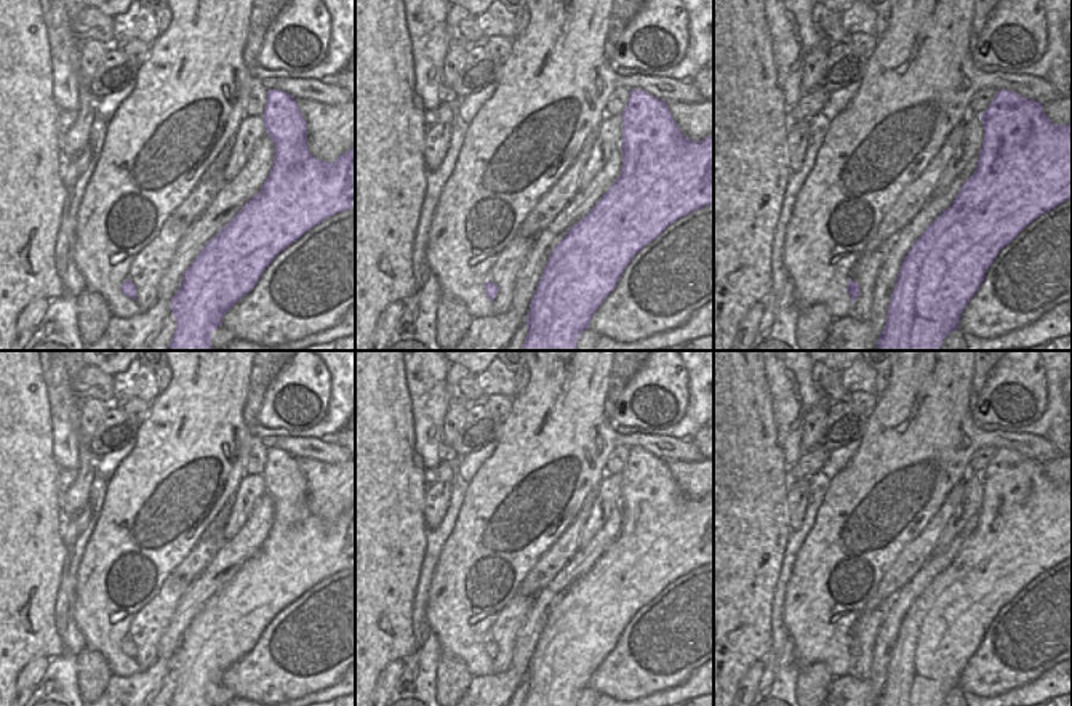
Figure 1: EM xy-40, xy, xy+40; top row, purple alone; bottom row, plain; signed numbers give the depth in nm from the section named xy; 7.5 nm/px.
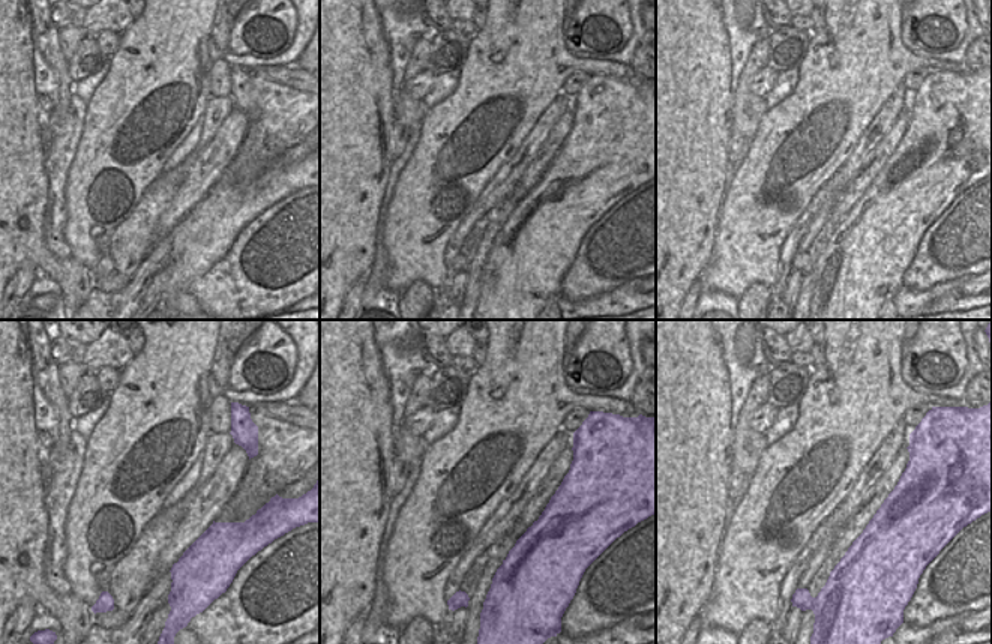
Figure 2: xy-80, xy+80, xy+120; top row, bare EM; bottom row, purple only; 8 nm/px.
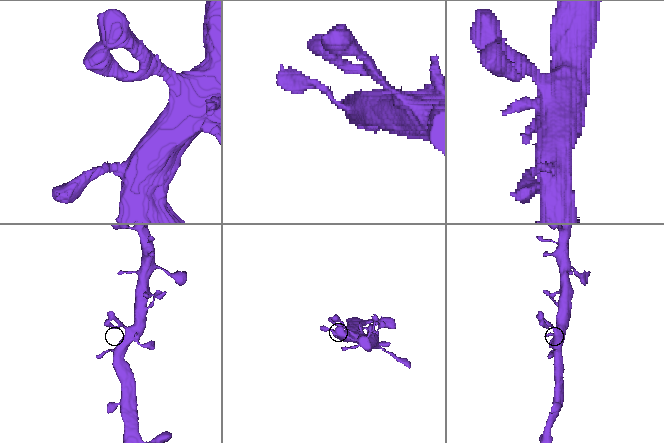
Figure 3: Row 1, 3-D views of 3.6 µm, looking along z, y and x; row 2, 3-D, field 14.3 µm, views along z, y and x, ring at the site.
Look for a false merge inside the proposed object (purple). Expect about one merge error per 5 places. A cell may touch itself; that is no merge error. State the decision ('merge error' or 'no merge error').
no merge error

